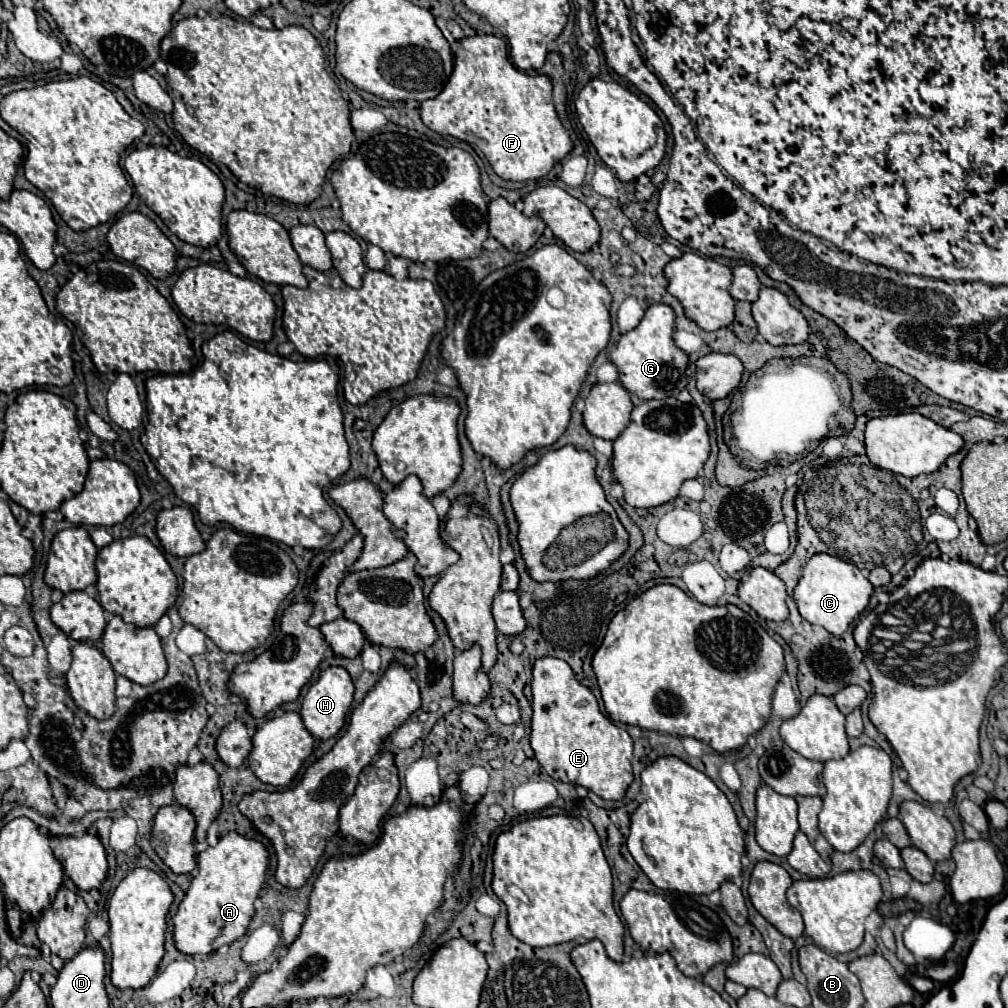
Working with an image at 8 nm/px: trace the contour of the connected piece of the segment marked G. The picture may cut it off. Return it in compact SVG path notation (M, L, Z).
M650 305L640 321L640 325L624 333L610 353L610 361L618 367L620 385L636 395L640 401L676 397L686 387L686 365L688 357L682 349L674 345L674 311L668 305Z

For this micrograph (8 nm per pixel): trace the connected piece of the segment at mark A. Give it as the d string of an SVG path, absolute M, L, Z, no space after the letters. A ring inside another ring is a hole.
M228 833L220 837L214 847L196 855L198 873L172 915L174 925L174 945L180 953L196 957L210 955L222 945L234 943L248 931L250 919L254 915L254 901L258 899L260 887L266 879L268 855L260 841L250 841L238 833Z

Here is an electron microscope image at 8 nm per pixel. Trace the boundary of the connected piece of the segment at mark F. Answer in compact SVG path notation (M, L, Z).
M496 35L464 37L460 41L452 41L450 47L454 53L454 71L438 97L420 103L422 123L440 135L452 135L472 147L478 147L494 173L506 181L528 181L548 175L550 169L572 151L568 131L560 123L552 103L552 77L544 73L530 75L514 67L508 59L506 41Z

